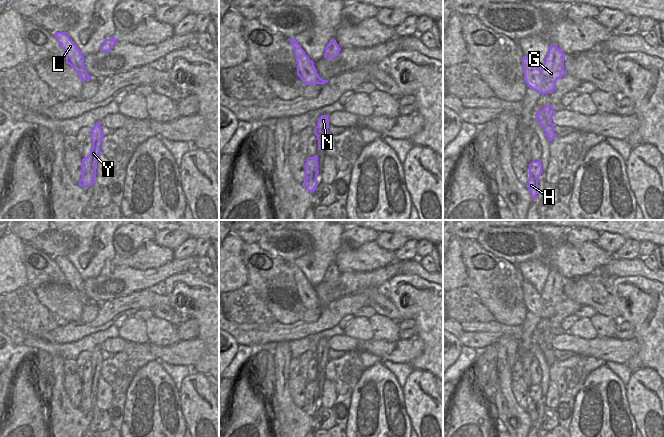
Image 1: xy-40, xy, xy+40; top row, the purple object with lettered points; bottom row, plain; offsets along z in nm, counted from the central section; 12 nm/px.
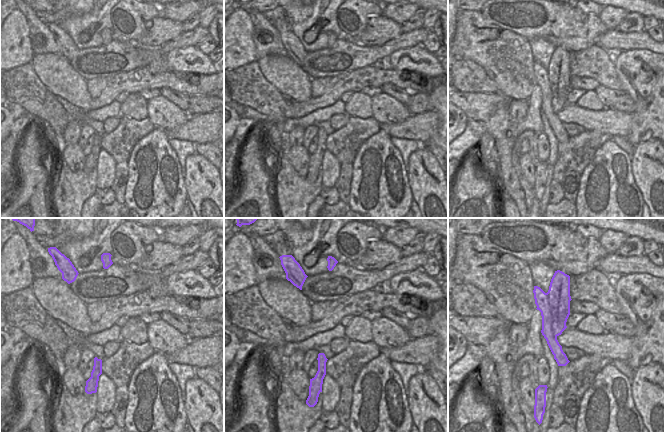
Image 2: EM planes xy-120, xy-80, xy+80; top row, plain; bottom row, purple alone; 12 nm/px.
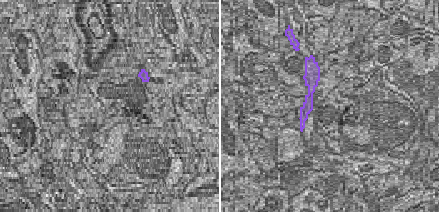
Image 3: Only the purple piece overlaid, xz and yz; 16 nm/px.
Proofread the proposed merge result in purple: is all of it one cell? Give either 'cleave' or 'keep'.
cleave

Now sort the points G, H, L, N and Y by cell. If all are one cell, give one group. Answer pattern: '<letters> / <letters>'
G H N Y / L

